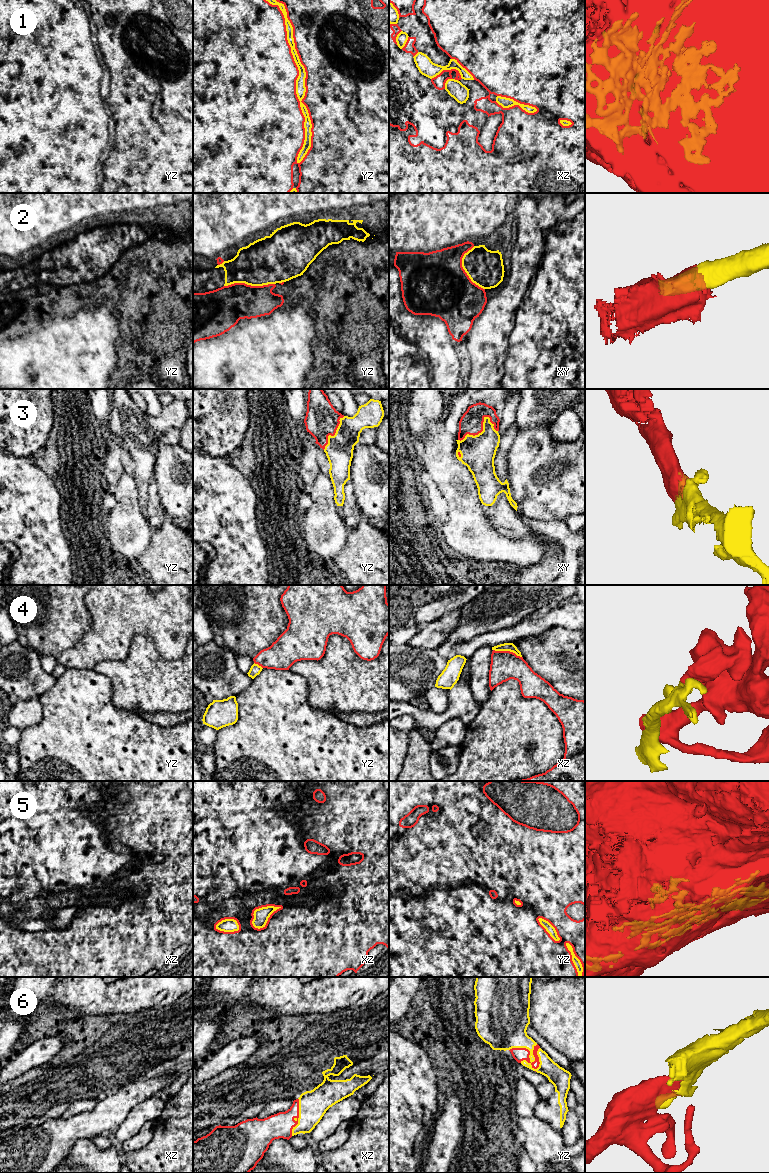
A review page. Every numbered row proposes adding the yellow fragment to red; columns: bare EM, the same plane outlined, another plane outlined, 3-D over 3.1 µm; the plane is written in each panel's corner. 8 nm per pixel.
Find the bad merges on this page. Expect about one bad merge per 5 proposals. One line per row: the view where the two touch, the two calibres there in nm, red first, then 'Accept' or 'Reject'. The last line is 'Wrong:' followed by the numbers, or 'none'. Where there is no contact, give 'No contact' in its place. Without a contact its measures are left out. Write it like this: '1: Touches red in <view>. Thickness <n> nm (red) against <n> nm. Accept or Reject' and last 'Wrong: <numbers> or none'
1: Touches red in yz. Thickness 480 nm (red) against 80 nm. Accept
2: Touches red in yz. Thickness 300 nm (red) against 360 nm. Reject
3: Touches red in xy. Thickness 180 nm (red) against 280 nm. Accept
4: Touches red in xz. Thickness 240 nm (red) against 70 nm. Reject
5: Touches red in xz. Thickness 500 nm (red) against 120 nm. Accept
6: Touches red in yz. Thickness 110 nm (red) against 300 nm. Accept
Wrong: 2, 4

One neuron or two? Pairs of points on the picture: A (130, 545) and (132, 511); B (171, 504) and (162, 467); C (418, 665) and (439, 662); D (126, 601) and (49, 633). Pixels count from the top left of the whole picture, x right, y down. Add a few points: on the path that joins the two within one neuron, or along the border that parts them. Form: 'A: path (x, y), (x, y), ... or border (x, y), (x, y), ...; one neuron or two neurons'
A: path (131, 537), (131, 519); one neuron
B: path (171, 495), (171, 480), (169, 476); one neuron
C: path (423, 665), (434, 663); one neuron
D: border (85, 595), (92, 625), (81, 637); two neurons

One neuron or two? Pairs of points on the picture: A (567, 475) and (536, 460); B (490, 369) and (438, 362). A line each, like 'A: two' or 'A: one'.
A: one
B: two

